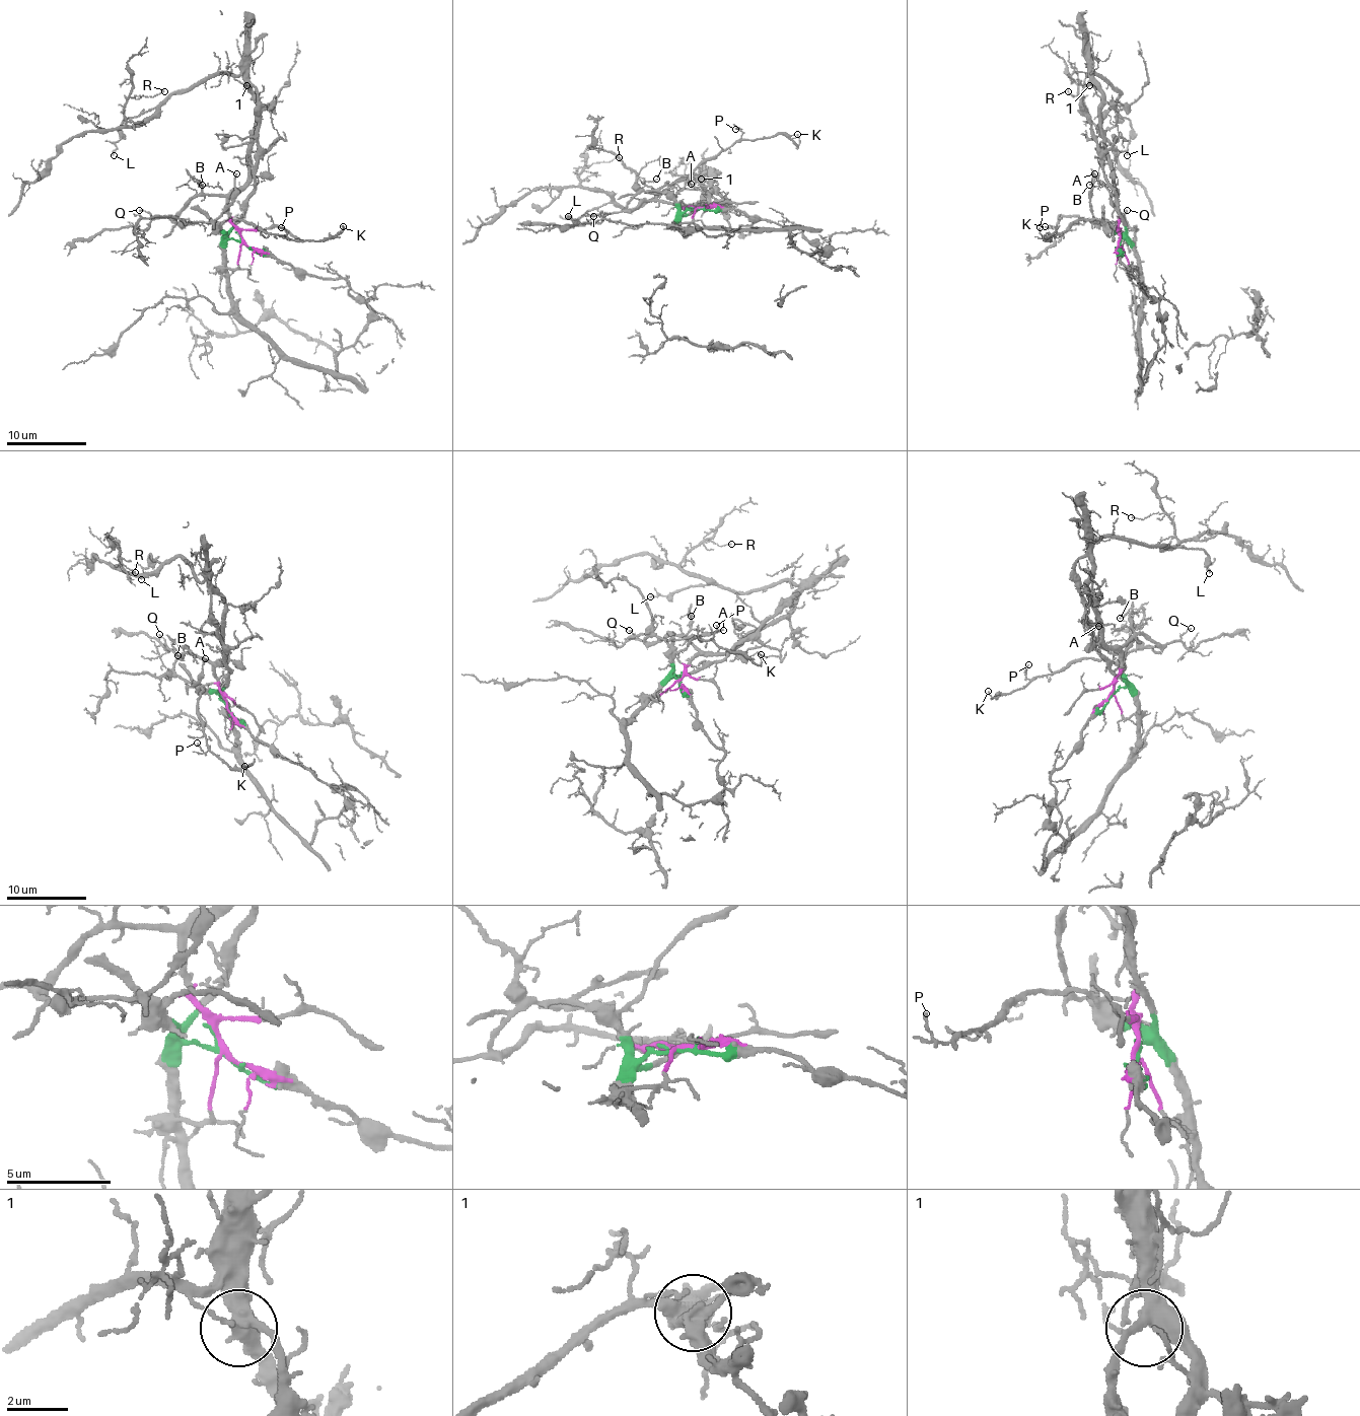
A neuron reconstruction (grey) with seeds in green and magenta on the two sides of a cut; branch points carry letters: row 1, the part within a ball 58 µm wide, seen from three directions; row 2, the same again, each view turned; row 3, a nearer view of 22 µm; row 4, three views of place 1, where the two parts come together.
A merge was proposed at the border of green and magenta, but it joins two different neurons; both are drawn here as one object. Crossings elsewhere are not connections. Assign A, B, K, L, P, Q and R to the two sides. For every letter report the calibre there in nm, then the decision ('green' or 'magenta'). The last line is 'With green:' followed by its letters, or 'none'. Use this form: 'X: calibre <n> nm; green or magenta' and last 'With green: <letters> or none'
A: calibre 110 nm; green
B: calibre 120 nm; magenta
K: calibre 100 nm; green
L: calibre 120 nm; magenta
P: calibre 110 nm; green
Q: calibre 100 nm; magenta
R: calibre 100 nm; magenta
With green: A, K, P

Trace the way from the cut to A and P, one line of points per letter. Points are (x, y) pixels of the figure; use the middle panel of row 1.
A: (697, 208), (683, 212), (662, 189), (685, 179), (691, 185)
P: (697, 208), (683, 212), (674, 196), (699, 166), (726, 150), (740, 136), (742, 133), (734, 129)

